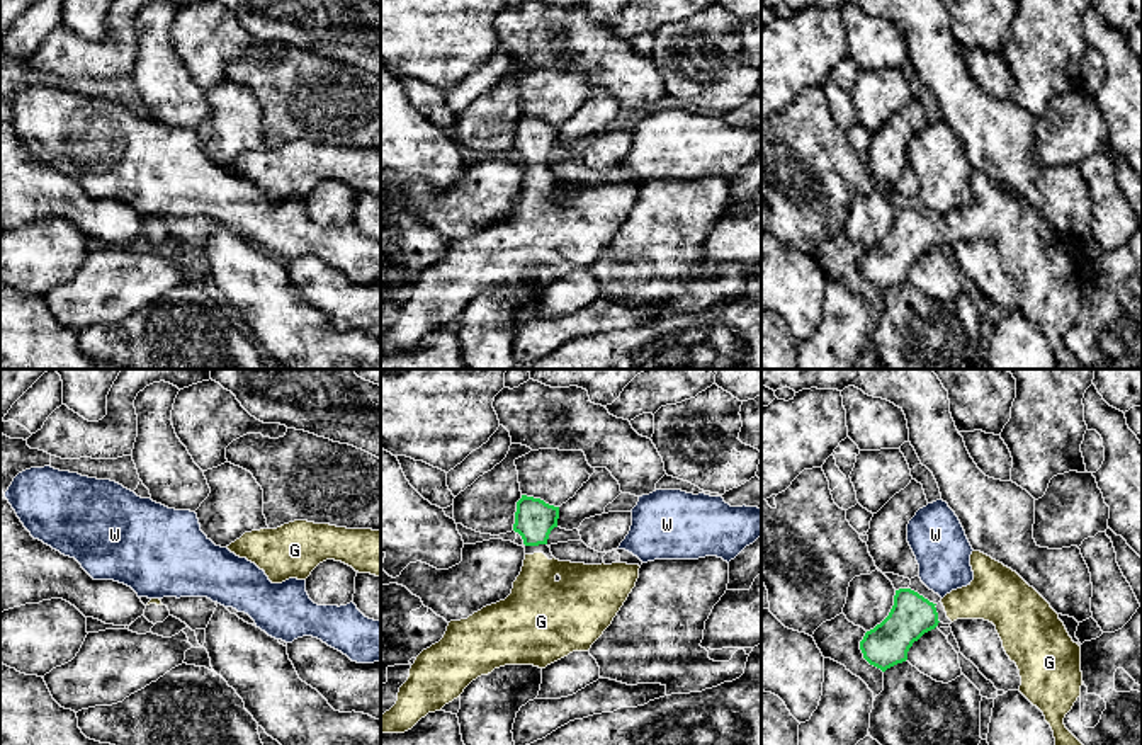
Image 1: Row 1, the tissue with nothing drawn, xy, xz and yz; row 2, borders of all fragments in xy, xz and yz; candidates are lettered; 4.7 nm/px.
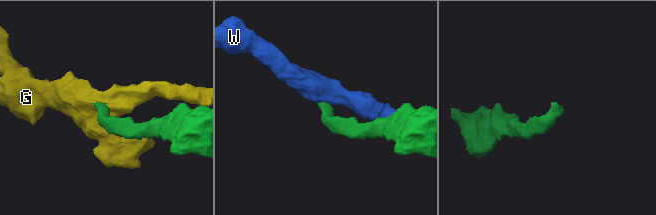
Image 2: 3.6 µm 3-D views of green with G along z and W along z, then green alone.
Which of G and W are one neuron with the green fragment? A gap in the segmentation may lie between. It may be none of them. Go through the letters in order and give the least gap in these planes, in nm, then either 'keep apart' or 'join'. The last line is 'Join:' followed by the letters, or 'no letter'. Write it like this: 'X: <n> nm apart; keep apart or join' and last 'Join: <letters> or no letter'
G: 30 nm apart; join
W: 50 nm apart; keep apart
Join: G

